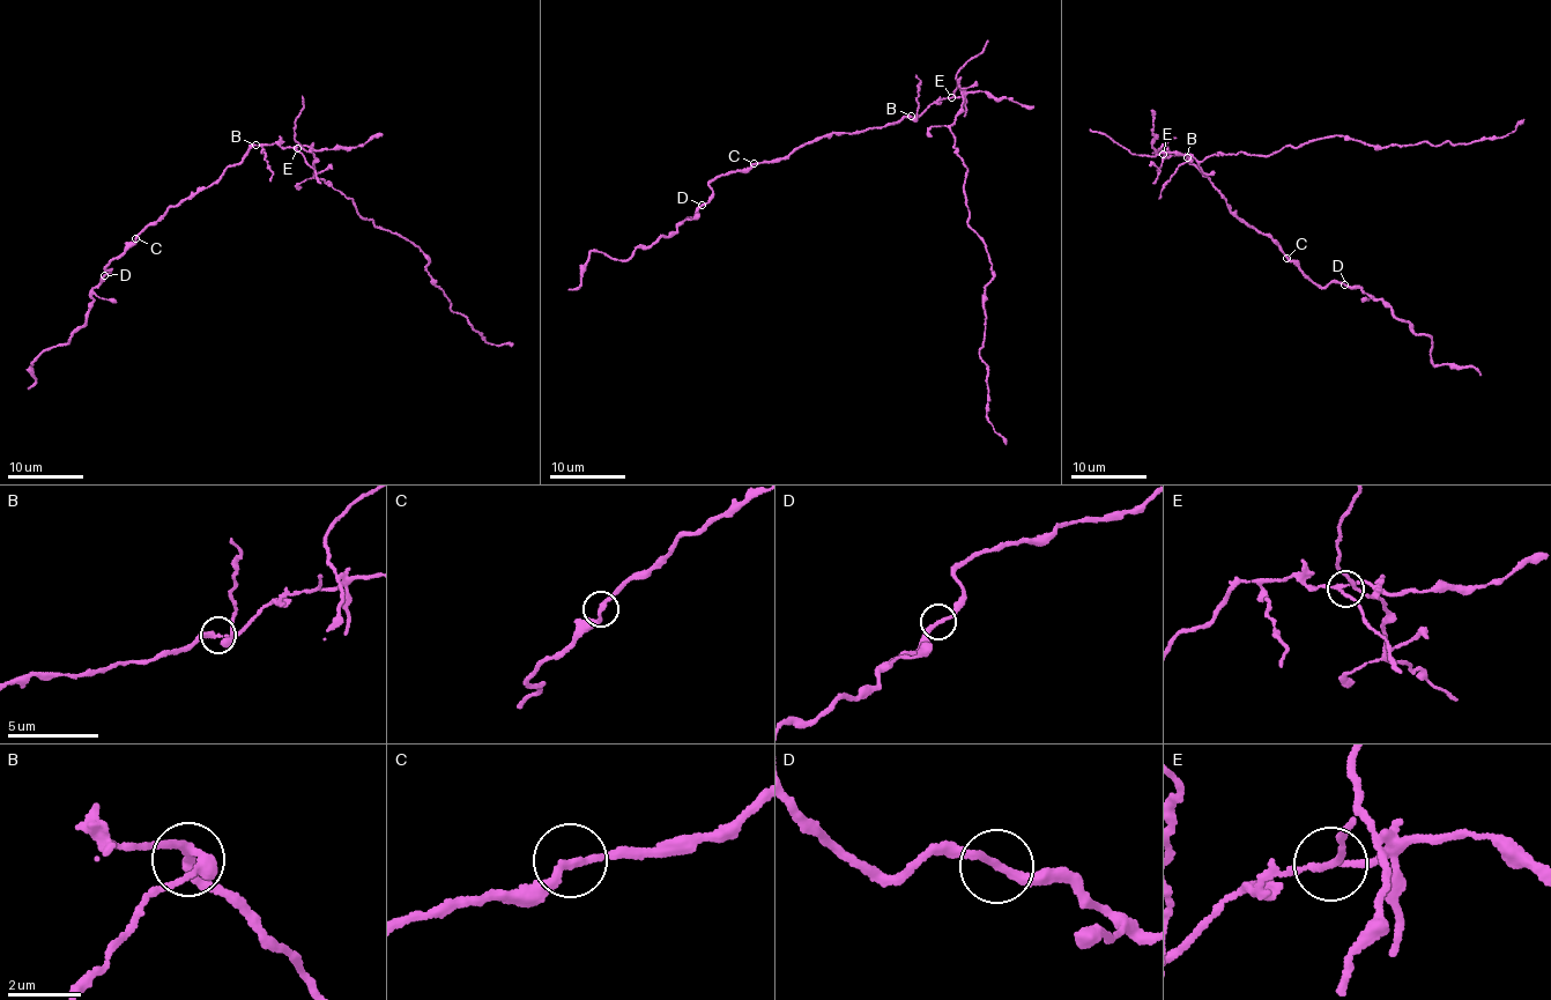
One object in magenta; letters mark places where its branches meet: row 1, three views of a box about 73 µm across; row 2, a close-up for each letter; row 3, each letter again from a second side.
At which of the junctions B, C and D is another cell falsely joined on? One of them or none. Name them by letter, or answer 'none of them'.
B

